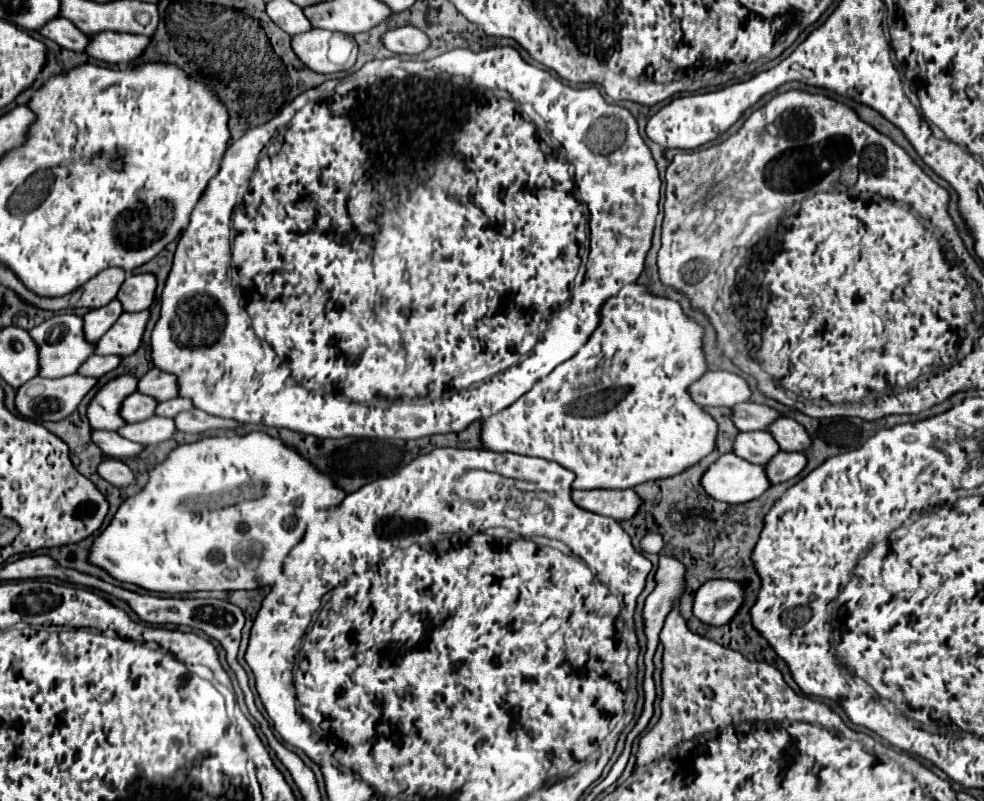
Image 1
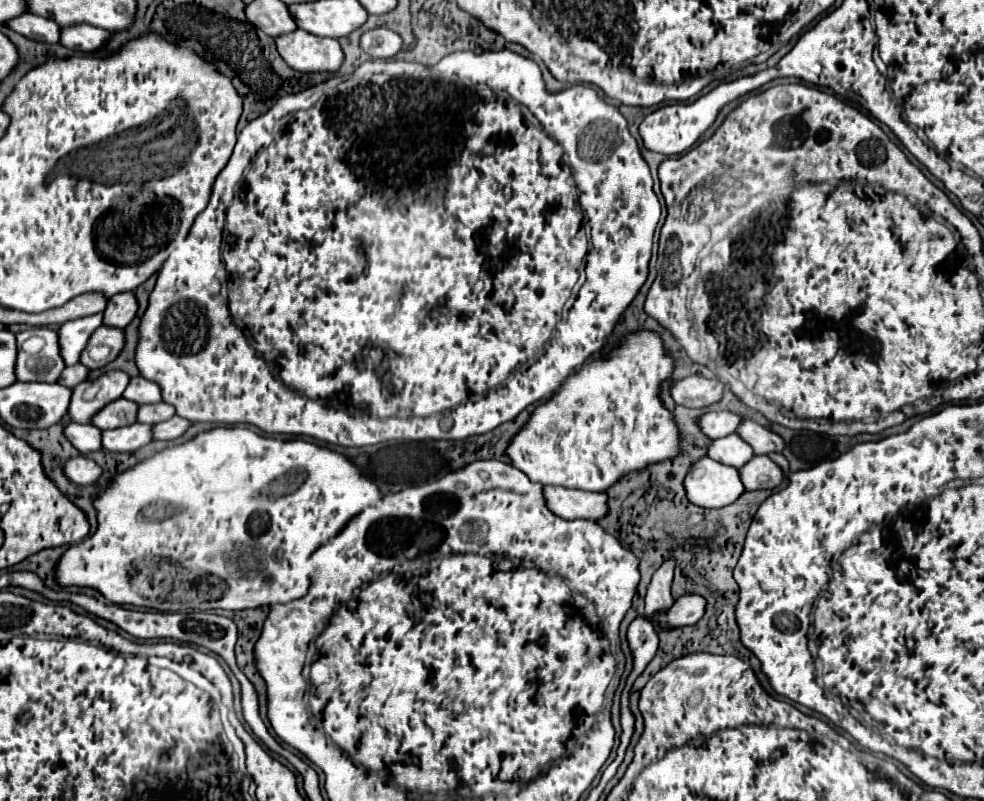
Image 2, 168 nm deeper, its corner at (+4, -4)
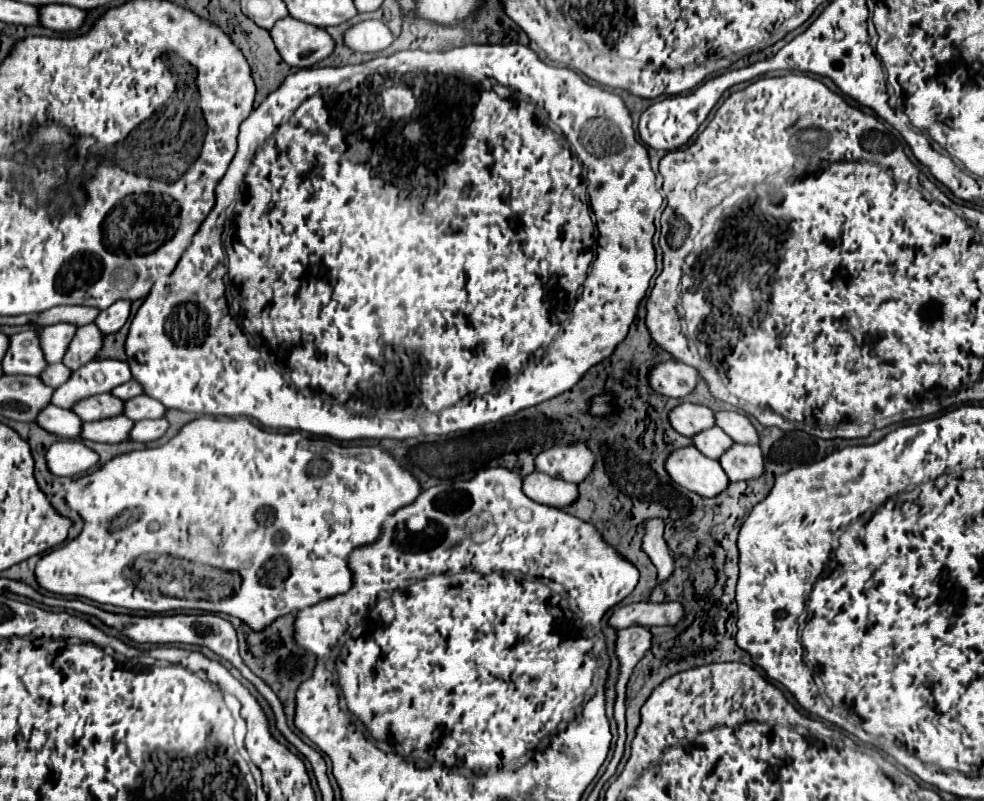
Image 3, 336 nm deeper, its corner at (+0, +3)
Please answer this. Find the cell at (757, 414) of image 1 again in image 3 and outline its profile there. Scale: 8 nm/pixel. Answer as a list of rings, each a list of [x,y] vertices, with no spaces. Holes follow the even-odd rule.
[[[684,402],[684,404],[678,404],[672,410],[672,414],[668,414],[668,420],[670,420],[670,426],[678,430],[678,434],[694,436],[714,426],[714,412],[706,406]]]

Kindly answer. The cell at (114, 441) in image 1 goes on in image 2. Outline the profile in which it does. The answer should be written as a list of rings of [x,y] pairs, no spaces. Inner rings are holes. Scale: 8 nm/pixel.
[[[70,423],[64,429],[64,435],[68,441],[80,451],[80,453],[92,453],[102,449],[102,431],[96,429],[94,425],[80,425],[80,423]]]

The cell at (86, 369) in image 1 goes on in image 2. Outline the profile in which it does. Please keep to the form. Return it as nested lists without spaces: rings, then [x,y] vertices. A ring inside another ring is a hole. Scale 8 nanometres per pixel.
[[[78,363],[78,365],[72,365],[72,367],[66,367],[66,369],[64,369],[64,373],[60,375],[58,383],[66,385],[66,387],[76,387],[76,385],[80,385],[82,381],[86,381],[88,373],[90,373],[90,369]]]

